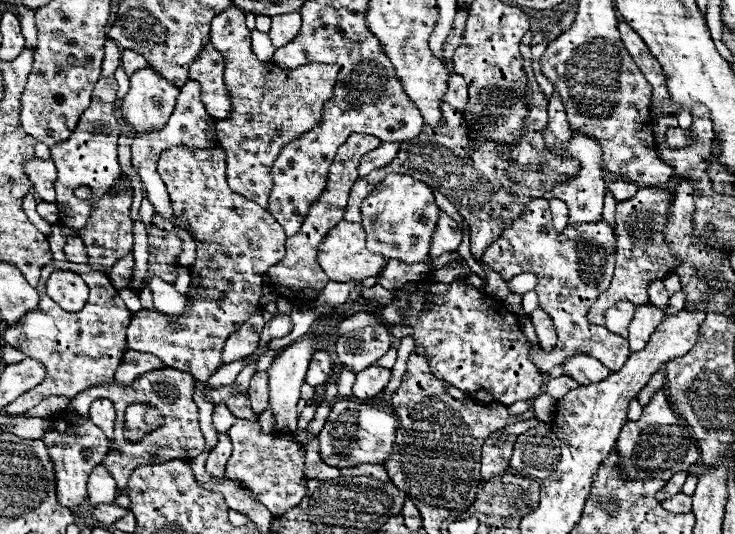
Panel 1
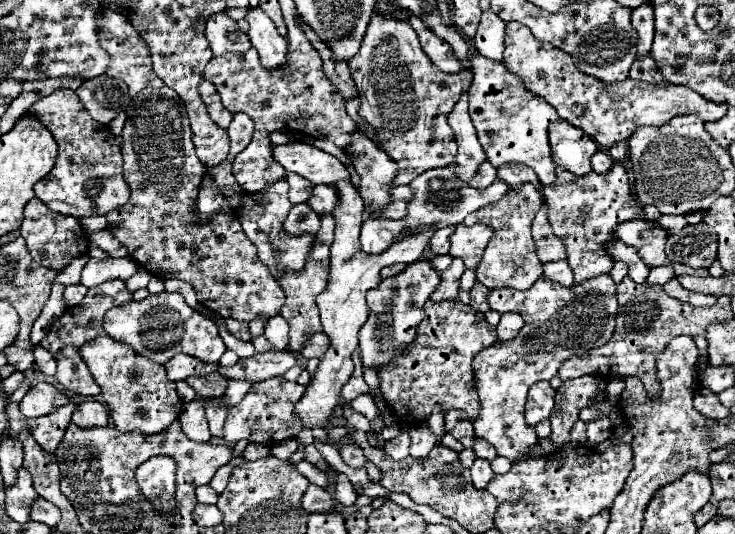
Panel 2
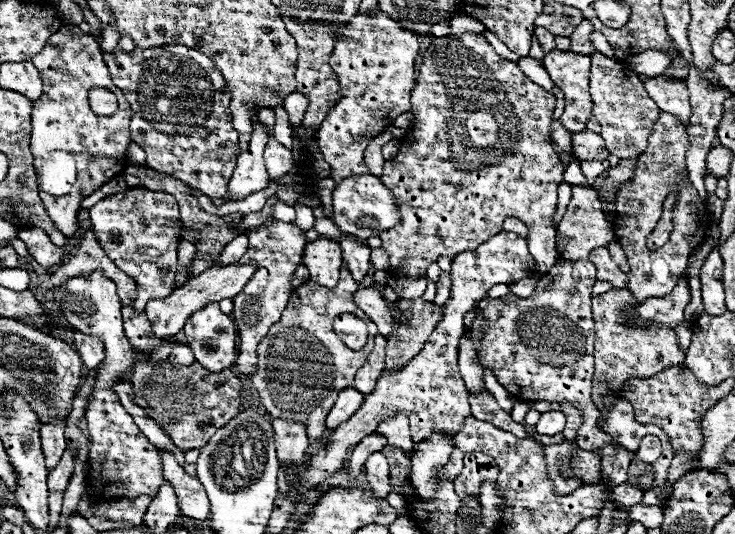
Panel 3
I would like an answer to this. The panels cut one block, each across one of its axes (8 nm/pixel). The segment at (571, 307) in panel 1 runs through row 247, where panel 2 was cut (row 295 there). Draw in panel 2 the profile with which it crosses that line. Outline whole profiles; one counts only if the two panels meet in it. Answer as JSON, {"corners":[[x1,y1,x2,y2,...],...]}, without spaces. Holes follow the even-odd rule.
{"corners":[[602,274,602,276,586,280,584,284,574,284,570,288,564,288,558,282,552,282,546,276,540,276,540,280,526,292,518,292,518,290,510,290,510,288,492,290,488,296,488,304,492,310,498,310,500,314,518,312,524,318,524,326,514,340,498,342,498,344,482,350,480,354,476,354,476,358,472,362,474,380,476,380,478,394,480,394,480,404,482,404,480,416,474,420,476,436,488,440,496,448,498,456,504,456,512,462,530,458,530,450,534,450,534,448,536,448,536,456,542,456,542,452,538,452,540,440,538,440,534,428,530,428,524,422,524,404,526,404,528,388,538,380,550,380,552,376,556,376,562,362,568,360,570,356,590,352,610,340,610,336,614,332,614,318,616,318,616,308,618,308,616,284,612,282,612,278,608,274]]}

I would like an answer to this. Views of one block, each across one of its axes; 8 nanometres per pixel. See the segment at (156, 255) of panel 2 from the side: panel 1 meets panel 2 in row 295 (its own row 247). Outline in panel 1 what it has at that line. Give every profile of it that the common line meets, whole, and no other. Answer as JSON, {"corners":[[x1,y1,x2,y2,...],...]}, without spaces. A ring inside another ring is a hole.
{"corners":[[176,146,162,150,158,158,158,174,162,176,174,216,190,226,190,234,196,240,196,260,190,266,190,288,186,292,186,306,184,314,178,316,176,322,170,320,168,314,152,310,140,310,128,324,128,348,138,352,148,352,158,356,166,366,174,366,176,370,190,372,198,382,206,382,222,364,222,350,226,338,238,330,242,322,254,310,262,310,260,296,262,296,262,276,266,270,282,260,286,234,282,226,274,220,274,216,258,206,256,202,236,194,226,184,226,152,222,146,214,148,186,148]]}

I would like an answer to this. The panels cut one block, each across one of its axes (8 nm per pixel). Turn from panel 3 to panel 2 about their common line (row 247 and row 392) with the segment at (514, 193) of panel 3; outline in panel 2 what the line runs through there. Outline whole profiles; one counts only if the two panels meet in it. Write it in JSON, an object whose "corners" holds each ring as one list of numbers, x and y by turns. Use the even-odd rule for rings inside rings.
{"corners":[[428,300,426,302,426,316,424,316,422,324,418,326,416,340,412,342,412,346,402,356,398,356,392,364,382,368,378,374,382,398,396,412,396,416,400,416,404,420,412,420,412,422,398,422,398,424,400,426,418,426,428,420,434,406,438,406,438,404,442,406,444,414,448,410,456,408,456,410,464,410,470,420,476,420,476,416,480,412,480,400,478,400,478,390,474,388,472,360,480,350,484,350,496,342,498,342,496,326,490,326,482,312,476,312,472,306,462,304,460,300,442,302,442,304,432,304],[538,382,528,392,526,402,526,424,536,426,538,422,550,418,550,412,554,408,554,388,548,382]]}

